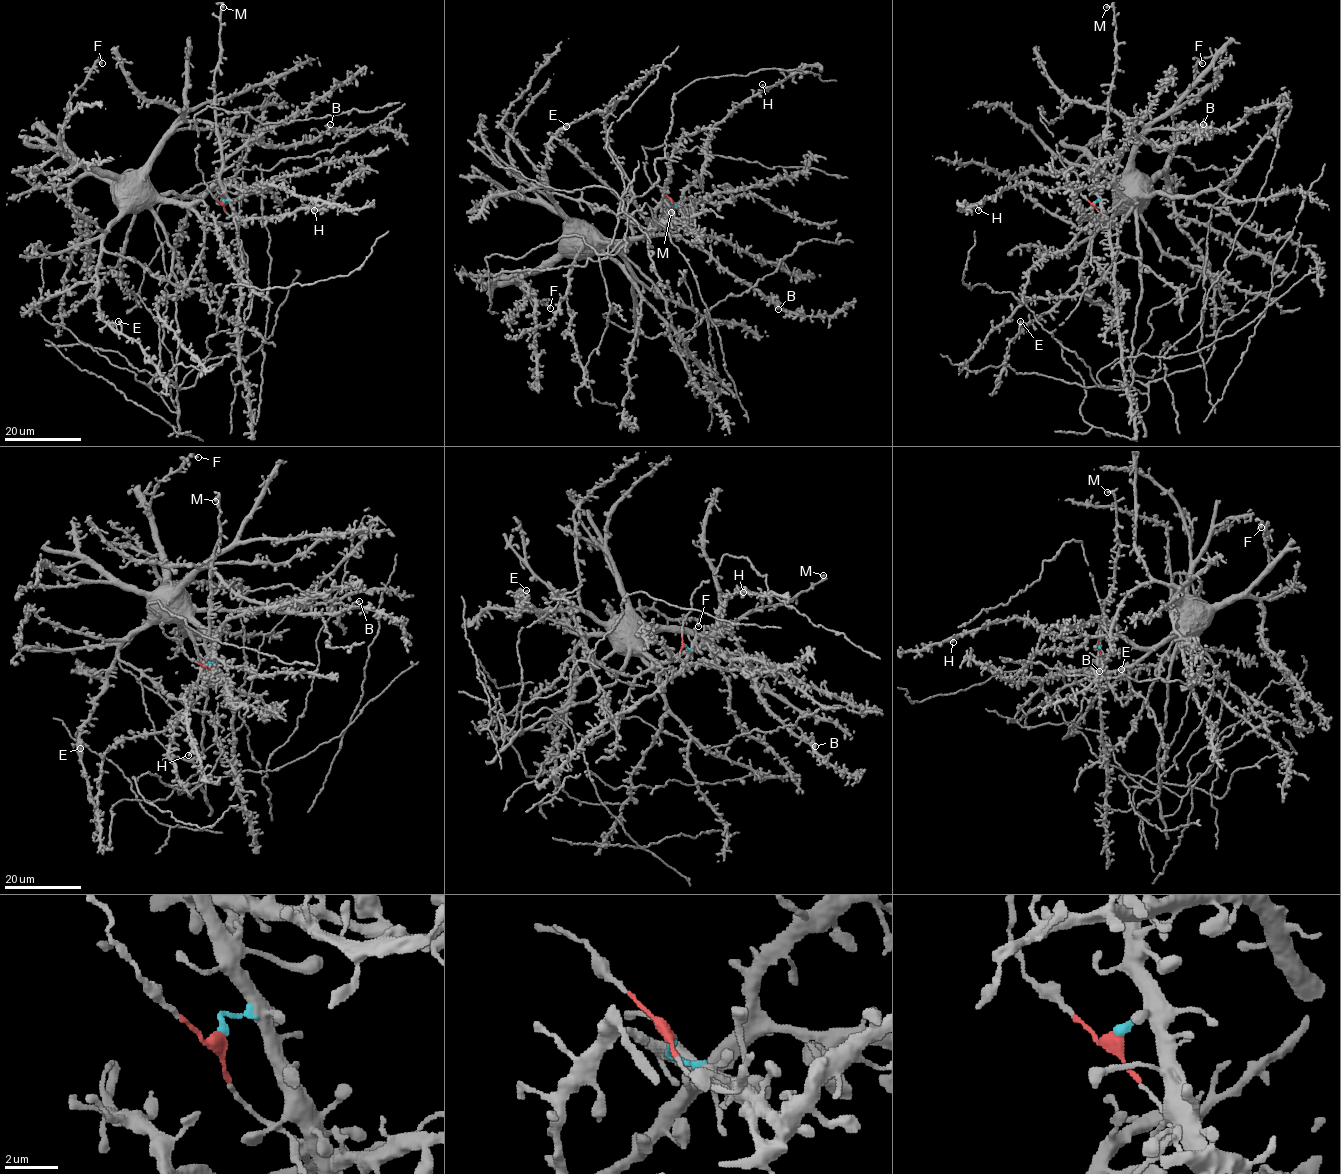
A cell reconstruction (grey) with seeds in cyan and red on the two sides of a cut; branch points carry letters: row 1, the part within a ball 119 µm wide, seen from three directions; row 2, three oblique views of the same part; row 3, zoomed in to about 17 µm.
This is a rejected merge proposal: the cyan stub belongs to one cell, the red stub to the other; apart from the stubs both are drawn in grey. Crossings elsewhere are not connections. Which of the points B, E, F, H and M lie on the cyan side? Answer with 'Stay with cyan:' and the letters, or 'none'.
Stay with cyan: M

